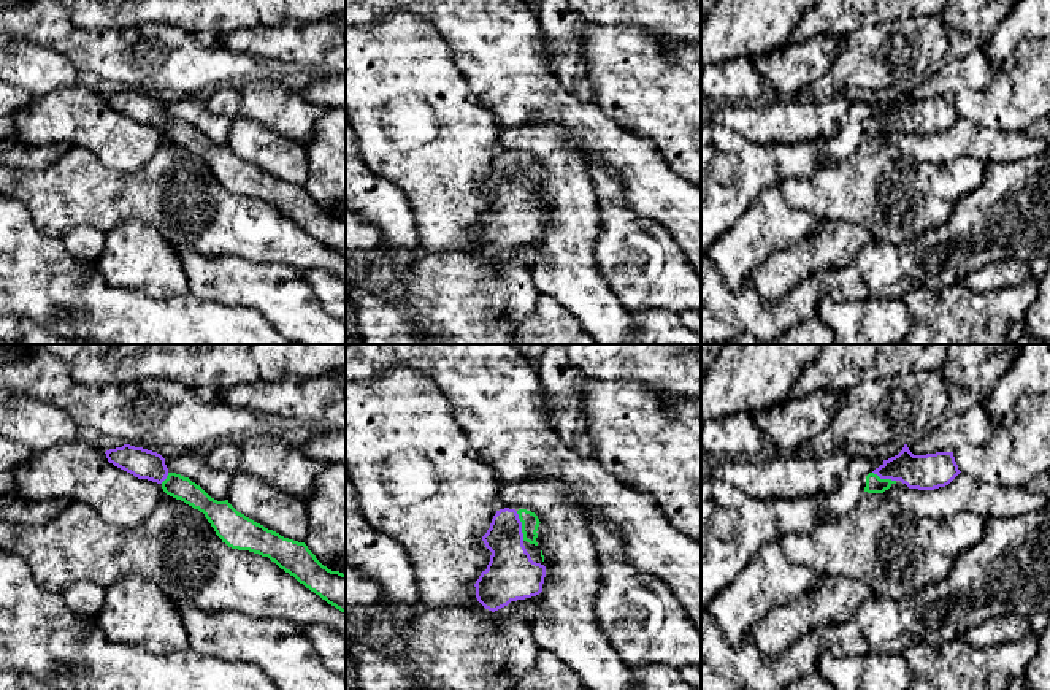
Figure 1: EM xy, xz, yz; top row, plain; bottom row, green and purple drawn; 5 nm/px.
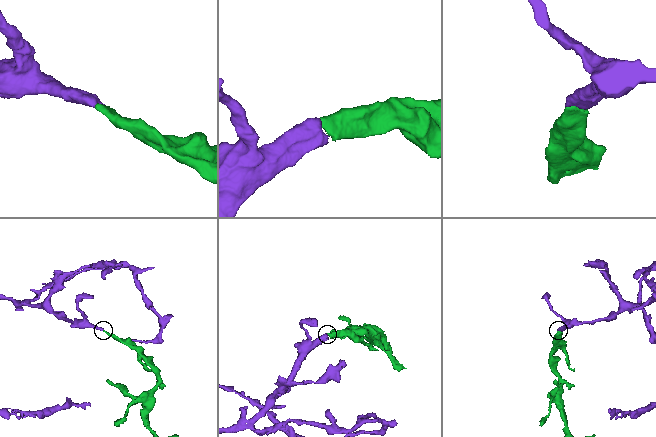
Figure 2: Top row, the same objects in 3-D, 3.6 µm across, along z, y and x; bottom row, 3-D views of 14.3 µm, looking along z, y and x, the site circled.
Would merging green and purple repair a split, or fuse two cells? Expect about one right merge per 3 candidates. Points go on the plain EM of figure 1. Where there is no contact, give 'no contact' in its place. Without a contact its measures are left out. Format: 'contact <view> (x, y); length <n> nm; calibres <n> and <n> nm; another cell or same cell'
contact xz (522, 170); length 160 nm; calibres 90 and 260 nm; same cell

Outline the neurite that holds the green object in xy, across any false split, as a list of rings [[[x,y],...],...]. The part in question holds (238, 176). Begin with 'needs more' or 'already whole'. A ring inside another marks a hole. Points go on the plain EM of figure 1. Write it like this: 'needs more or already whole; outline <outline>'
needs more; outline [[[124,89],[105,97],[109,108],[162,130],[163,136],[205,159],[216,179],[232,194],[268,201],[306,233],[346,259],[346,219],[324,211],[305,187],[265,173],[238,157],[228,144],[211,143],[200,130],[170,117],[165,103],[152,95]]]

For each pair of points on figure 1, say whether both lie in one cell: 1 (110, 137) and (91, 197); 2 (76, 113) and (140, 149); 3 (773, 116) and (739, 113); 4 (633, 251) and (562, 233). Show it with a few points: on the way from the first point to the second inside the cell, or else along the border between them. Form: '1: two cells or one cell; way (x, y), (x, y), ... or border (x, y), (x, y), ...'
1: two cells; border (70, 145), (89, 149), (110, 167), (138, 168)
2: one cell; way (92, 124), (124, 145)
3: one cell; way (765, 116), (747, 116)
4: two cells; border (597, 205), (598, 235), (593, 260), (605, 278)

